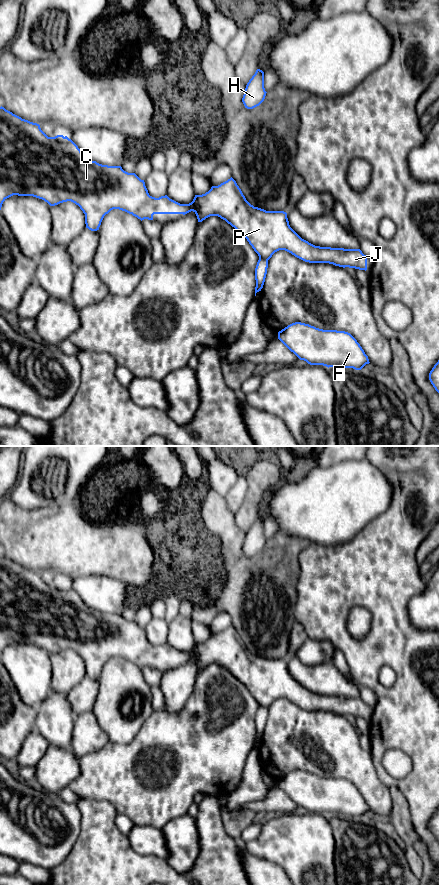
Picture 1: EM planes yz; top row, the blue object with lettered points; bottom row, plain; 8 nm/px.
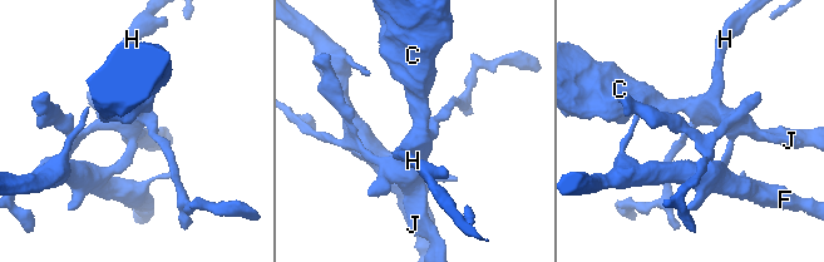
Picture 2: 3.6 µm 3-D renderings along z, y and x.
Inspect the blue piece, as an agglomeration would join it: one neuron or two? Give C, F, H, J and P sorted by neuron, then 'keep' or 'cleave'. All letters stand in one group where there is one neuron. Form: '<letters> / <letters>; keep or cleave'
C H J P / F; cleave

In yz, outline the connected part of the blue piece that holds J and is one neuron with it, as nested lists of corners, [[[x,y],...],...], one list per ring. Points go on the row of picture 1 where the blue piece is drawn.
[[[0,107],[0,210],[3,202],[13,196],[33,196],[44,200],[50,206],[71,201],[78,205],[85,214],[86,228],[91,231],[99,230],[101,222],[106,214],[113,209],[125,211],[137,217],[153,220],[154,214],[187,214],[193,211],[202,222],[210,216],[218,216],[225,220],[242,234],[259,258],[269,260],[272,255],[285,250],[295,257],[309,263],[329,263],[339,267],[349,267],[359,270],[367,270],[367,256],[360,249],[344,249],[315,246],[302,239],[289,225],[287,213],[284,211],[266,211],[251,205],[243,195],[236,181],[231,177],[218,186],[202,195],[195,195],[189,204],[180,204],[167,195],[155,198],[149,195],[144,180],[141,180],[135,173],[128,173],[121,166],[108,166],[88,159],[78,146],[67,136],[57,135],[48,137],[37,123],[22,119],[21,117]]]

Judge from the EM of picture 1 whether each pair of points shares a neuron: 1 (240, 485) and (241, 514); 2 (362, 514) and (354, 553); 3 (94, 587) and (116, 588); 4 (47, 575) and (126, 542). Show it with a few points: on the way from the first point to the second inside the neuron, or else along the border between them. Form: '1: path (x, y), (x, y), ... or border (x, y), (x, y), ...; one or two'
1: border (246, 480), (244, 499), (233, 513); two
2: border (375, 516), (350, 540), (338, 545); two
3: path (99, 588), (111, 588); one
4: border (39, 571), (53, 569), (61, 580); two

